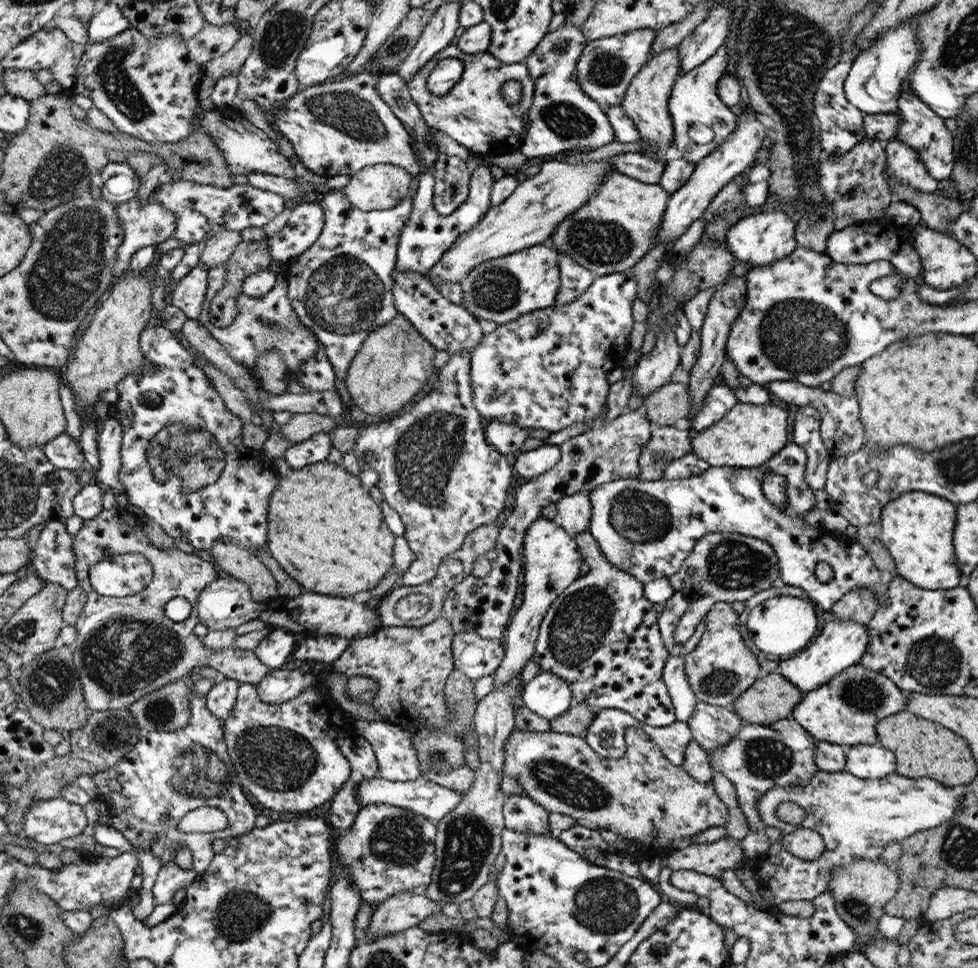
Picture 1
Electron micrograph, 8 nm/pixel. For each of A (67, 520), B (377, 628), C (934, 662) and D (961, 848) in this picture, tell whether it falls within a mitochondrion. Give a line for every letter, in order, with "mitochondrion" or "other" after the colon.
A: other
B: other
C: mitochondrion
D: mitochondrion

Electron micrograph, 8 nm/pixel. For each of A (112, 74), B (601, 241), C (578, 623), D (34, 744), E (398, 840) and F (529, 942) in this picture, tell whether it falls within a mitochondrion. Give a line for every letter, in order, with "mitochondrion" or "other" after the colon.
A: mitochondrion
B: mitochondrion
C: mitochondrion
D: other
E: mitochondrion
F: other

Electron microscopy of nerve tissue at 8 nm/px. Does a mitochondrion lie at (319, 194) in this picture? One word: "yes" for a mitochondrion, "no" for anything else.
no

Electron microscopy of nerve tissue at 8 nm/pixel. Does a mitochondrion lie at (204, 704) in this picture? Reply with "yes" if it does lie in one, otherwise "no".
no

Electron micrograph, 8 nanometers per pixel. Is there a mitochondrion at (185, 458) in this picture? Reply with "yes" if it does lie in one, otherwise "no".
yes

